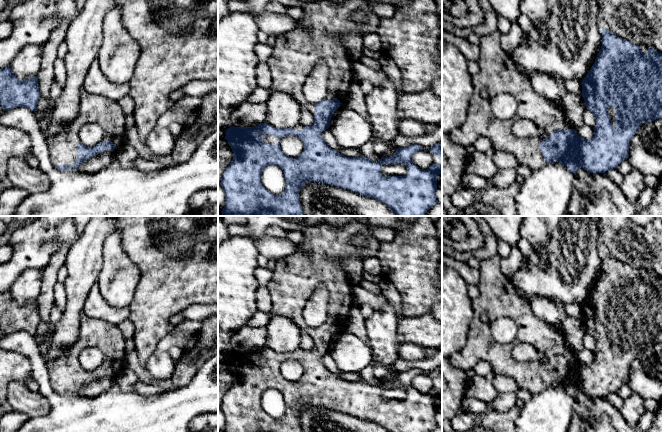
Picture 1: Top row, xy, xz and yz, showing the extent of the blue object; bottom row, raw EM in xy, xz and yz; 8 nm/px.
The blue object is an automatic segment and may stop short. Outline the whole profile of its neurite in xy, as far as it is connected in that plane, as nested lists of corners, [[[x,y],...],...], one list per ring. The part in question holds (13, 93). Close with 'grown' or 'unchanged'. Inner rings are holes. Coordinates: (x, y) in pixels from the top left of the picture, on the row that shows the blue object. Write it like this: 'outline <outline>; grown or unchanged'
outline [[[10,66],[0,69],[0,105],[6,111],[25,107],[35,112],[39,100],[37,76],[19,81]]]; unchanged

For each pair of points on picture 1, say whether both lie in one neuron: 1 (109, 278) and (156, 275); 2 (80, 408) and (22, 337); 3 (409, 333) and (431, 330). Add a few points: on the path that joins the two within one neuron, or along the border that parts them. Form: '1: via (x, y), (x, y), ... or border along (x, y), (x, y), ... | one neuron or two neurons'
1: border along (128, 255), (139, 270), (139, 281), (133, 299) | two neurons
2: via (59, 402), (45, 388), (35, 358) | one neuron
3: via (414, 330), (426, 330) | one neuron

